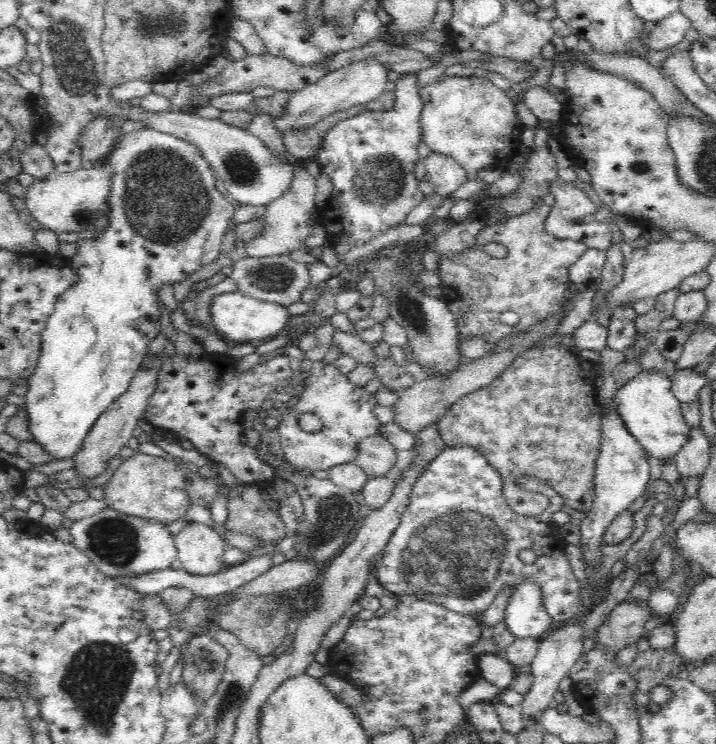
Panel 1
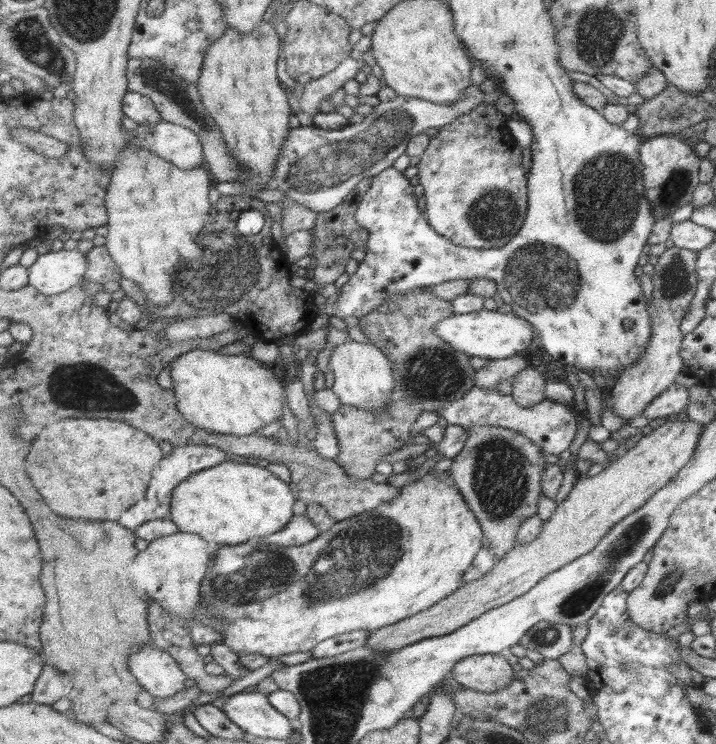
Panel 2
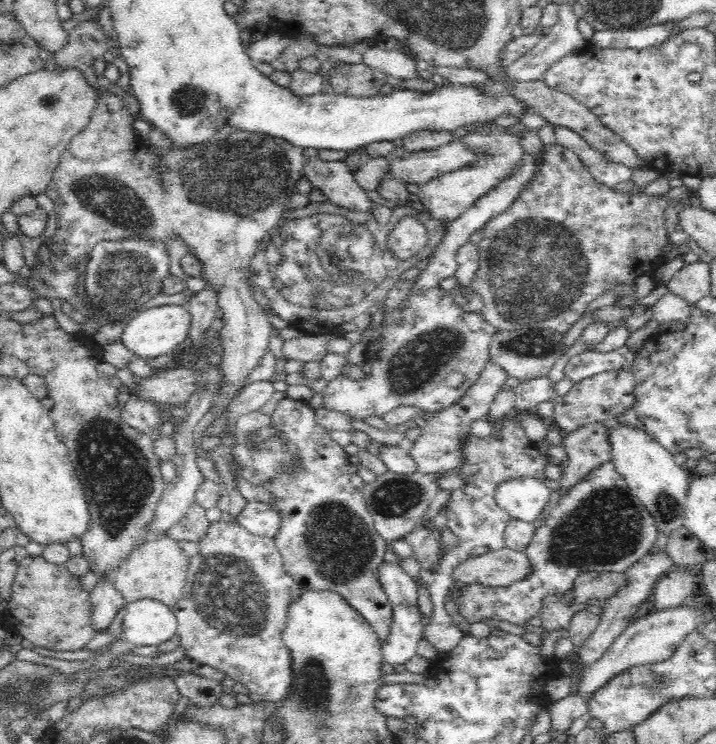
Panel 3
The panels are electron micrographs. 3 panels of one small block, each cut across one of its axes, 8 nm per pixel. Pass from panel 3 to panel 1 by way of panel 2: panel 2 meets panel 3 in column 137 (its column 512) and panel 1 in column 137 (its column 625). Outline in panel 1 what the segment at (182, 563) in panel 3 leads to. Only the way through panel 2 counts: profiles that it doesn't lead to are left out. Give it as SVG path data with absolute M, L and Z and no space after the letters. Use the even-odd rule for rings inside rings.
M138 451L114 470L103 490L107 507L131 516L158 519L165 525L185 517L190 508L185 472L170 457L149 456Z

